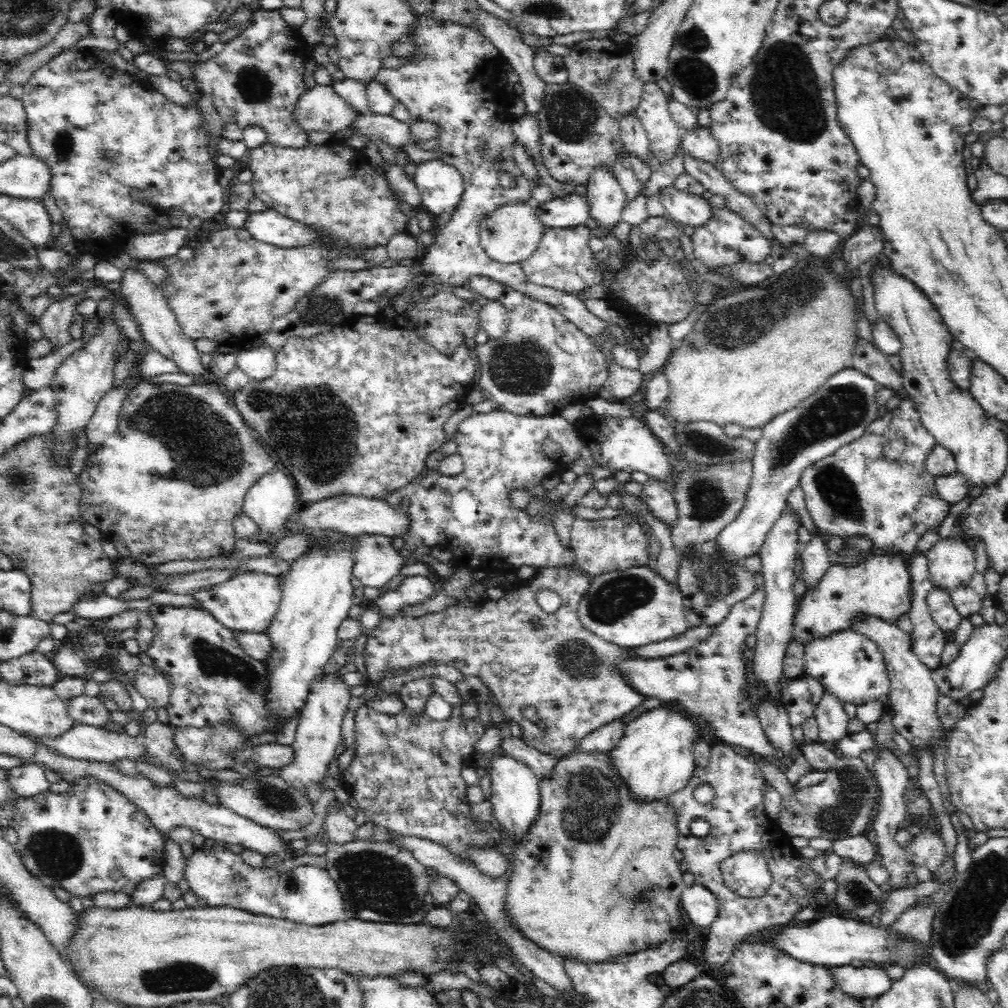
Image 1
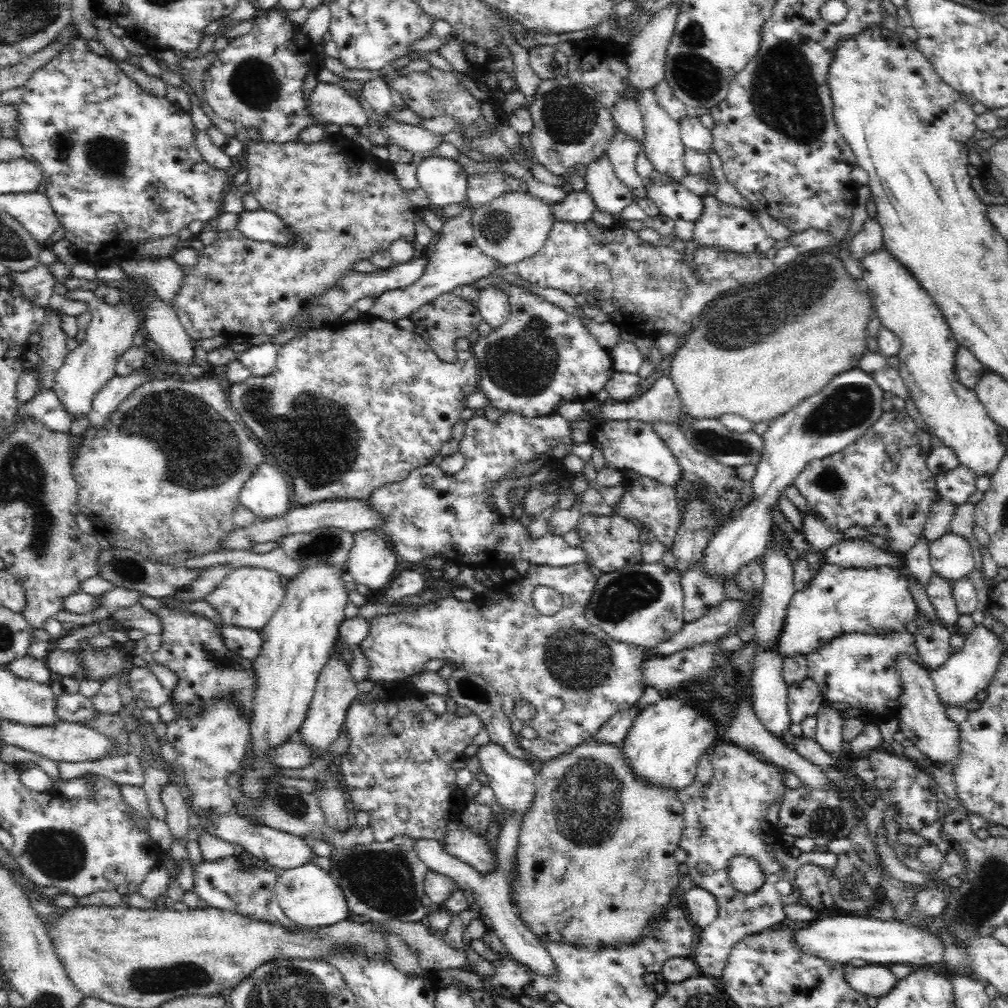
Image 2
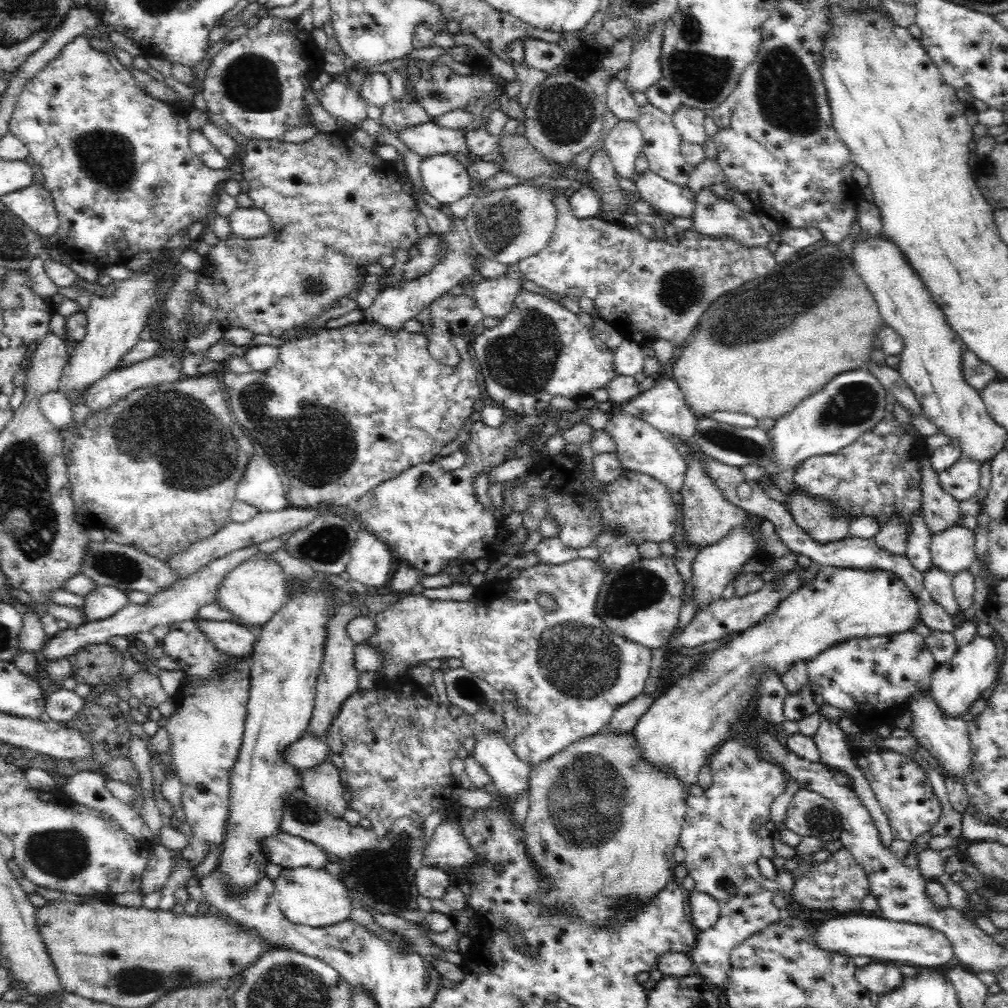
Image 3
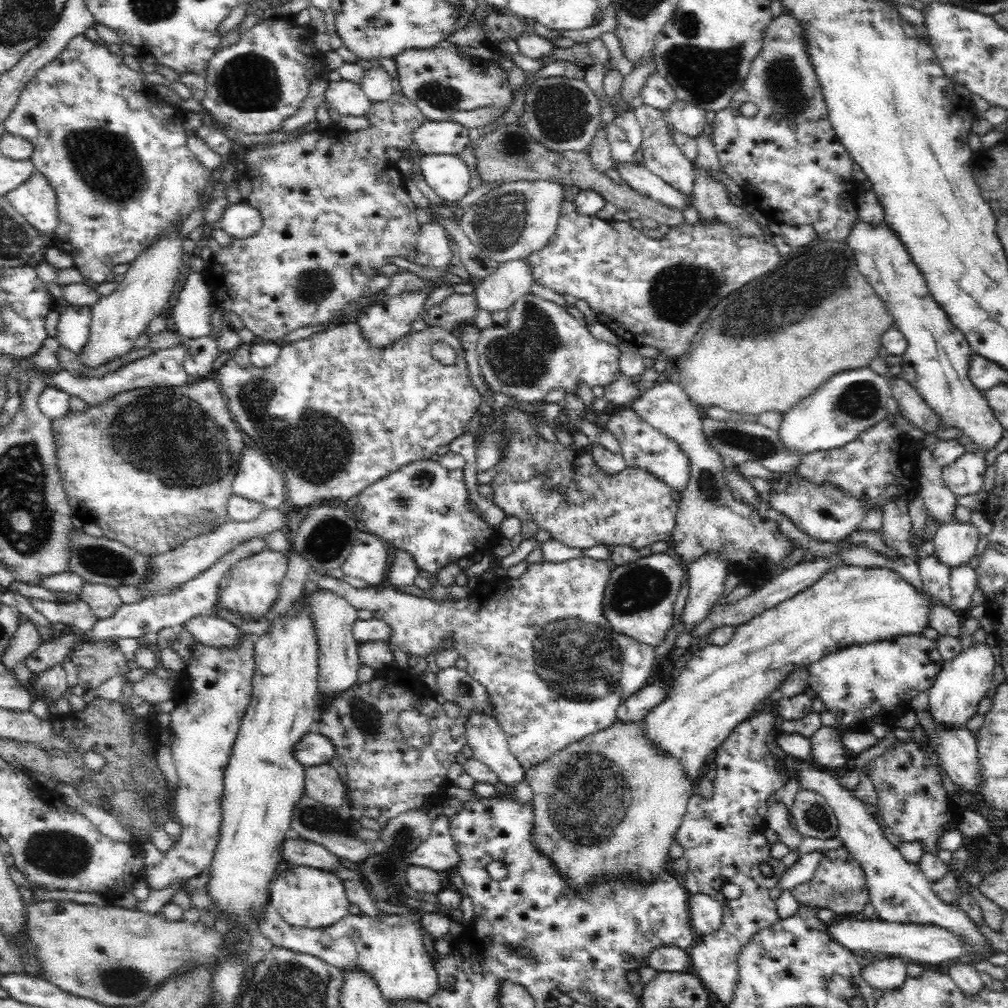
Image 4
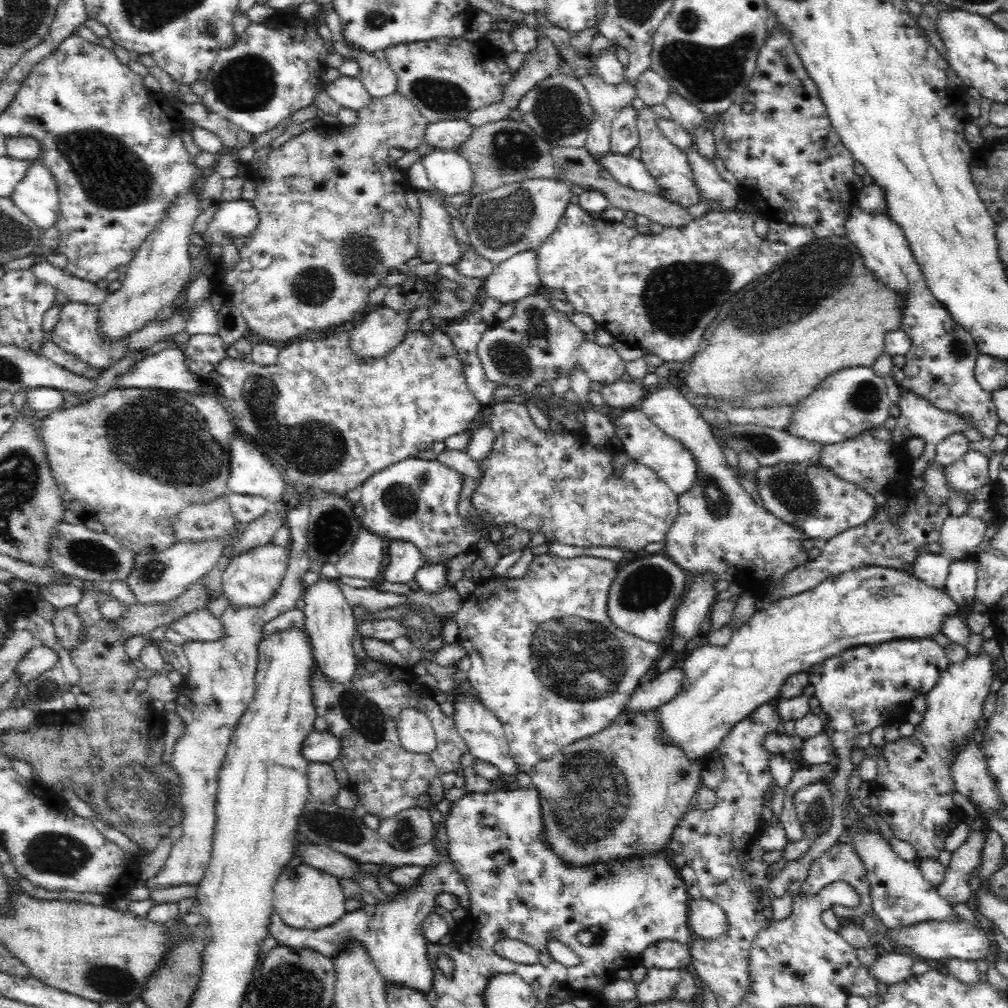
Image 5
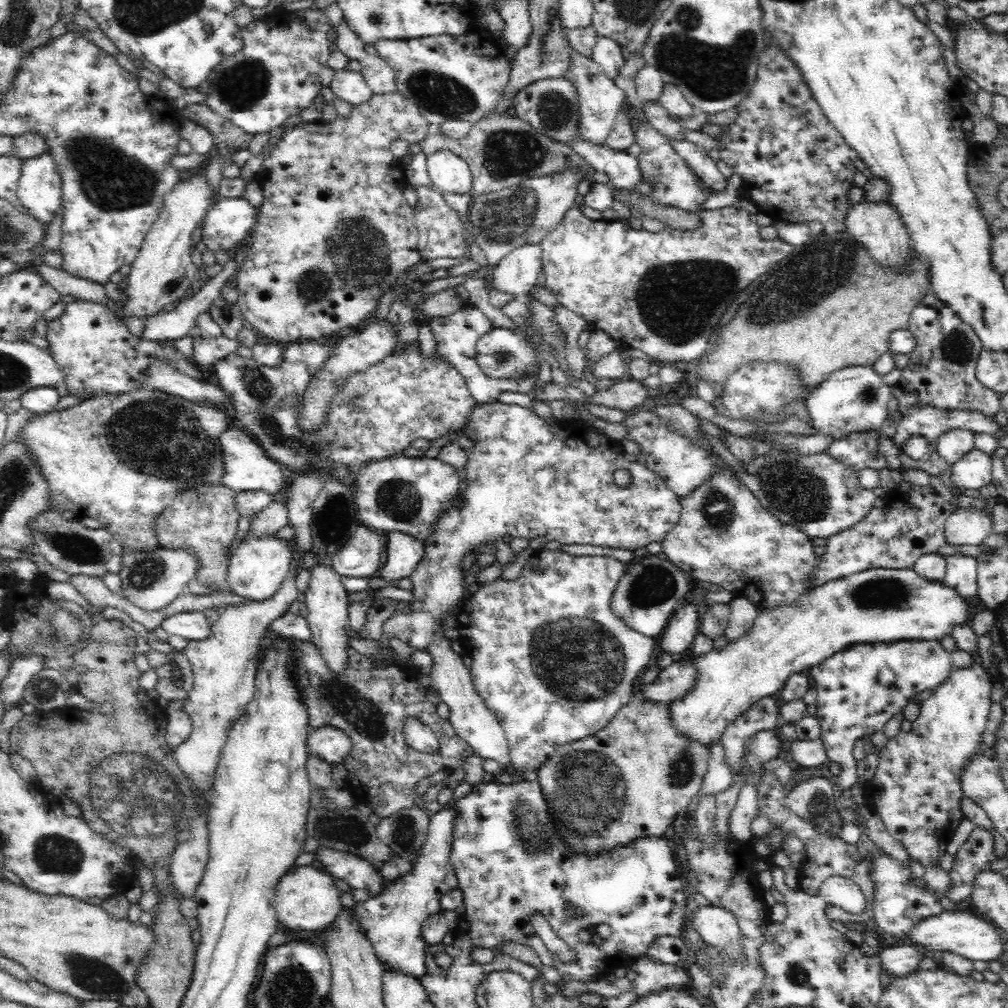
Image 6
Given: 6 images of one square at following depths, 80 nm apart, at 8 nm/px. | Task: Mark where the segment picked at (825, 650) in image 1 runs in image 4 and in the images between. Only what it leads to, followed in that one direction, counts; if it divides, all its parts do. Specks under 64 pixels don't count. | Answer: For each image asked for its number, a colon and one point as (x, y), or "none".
2: (857, 669)
3: (870, 678)
4: (869, 683)

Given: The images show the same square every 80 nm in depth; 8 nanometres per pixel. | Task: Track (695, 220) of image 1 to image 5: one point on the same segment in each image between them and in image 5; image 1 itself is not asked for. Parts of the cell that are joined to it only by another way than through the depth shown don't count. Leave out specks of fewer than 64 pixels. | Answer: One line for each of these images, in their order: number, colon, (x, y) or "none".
2: (676, 202)
3: (675, 201)
4: (636, 176)
5: (627, 171)

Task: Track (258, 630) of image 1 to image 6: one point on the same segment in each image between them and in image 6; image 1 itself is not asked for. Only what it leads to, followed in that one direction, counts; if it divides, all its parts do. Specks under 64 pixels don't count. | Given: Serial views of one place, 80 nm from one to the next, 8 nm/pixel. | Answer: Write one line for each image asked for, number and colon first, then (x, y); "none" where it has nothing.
2: (247, 598)
3: (252, 593)
4: (251, 589)
5: (251, 580)
6: (256, 570)

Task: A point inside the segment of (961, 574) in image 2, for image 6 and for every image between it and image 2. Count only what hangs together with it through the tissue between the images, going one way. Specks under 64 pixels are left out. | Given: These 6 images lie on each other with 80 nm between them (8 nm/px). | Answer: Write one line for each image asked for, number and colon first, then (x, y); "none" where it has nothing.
3: (953, 551)
4: (955, 543)
5: (959, 537)
6: (966, 527)

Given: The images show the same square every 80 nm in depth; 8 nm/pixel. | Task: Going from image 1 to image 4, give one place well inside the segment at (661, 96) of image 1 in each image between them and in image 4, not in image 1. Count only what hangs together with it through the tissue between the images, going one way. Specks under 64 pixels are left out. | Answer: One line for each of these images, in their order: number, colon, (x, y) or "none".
2: (664, 149)
3: (662, 143)
4: (662, 156)

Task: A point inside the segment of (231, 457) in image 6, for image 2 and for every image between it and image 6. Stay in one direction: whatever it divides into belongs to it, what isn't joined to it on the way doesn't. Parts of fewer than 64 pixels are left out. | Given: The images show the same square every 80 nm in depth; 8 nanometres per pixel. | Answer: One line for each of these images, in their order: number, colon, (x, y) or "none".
2: (267, 494)
3: (263, 487)
4: (257, 480)
5: (251, 473)

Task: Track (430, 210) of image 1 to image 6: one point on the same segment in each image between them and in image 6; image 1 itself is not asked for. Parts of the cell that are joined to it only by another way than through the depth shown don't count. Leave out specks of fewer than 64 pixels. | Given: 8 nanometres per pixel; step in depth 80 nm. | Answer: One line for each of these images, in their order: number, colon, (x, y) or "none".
2: (444, 181)
3: (447, 180)
4: (448, 175)
5: (448, 172)
6: (448, 172)

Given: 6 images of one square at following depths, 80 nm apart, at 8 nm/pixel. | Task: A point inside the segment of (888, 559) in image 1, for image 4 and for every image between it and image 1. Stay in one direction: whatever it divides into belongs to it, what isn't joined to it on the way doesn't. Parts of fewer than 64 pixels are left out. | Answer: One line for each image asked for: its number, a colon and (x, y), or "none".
2: (838, 600)
3: (676, 734)
4: (720, 686)

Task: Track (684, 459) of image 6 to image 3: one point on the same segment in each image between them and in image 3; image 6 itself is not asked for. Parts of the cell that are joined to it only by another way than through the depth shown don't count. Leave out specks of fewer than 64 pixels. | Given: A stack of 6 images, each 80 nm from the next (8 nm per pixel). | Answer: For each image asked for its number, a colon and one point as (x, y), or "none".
3: (640, 447)
4: (642, 446)
5: (641, 441)

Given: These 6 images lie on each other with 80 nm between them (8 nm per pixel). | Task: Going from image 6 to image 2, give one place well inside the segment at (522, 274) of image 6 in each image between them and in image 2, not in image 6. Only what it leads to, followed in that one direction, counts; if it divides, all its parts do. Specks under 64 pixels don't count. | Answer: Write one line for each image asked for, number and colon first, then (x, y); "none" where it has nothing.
2: (493, 305)
3: (494, 298)
4: (498, 292)
5: (515, 278)

